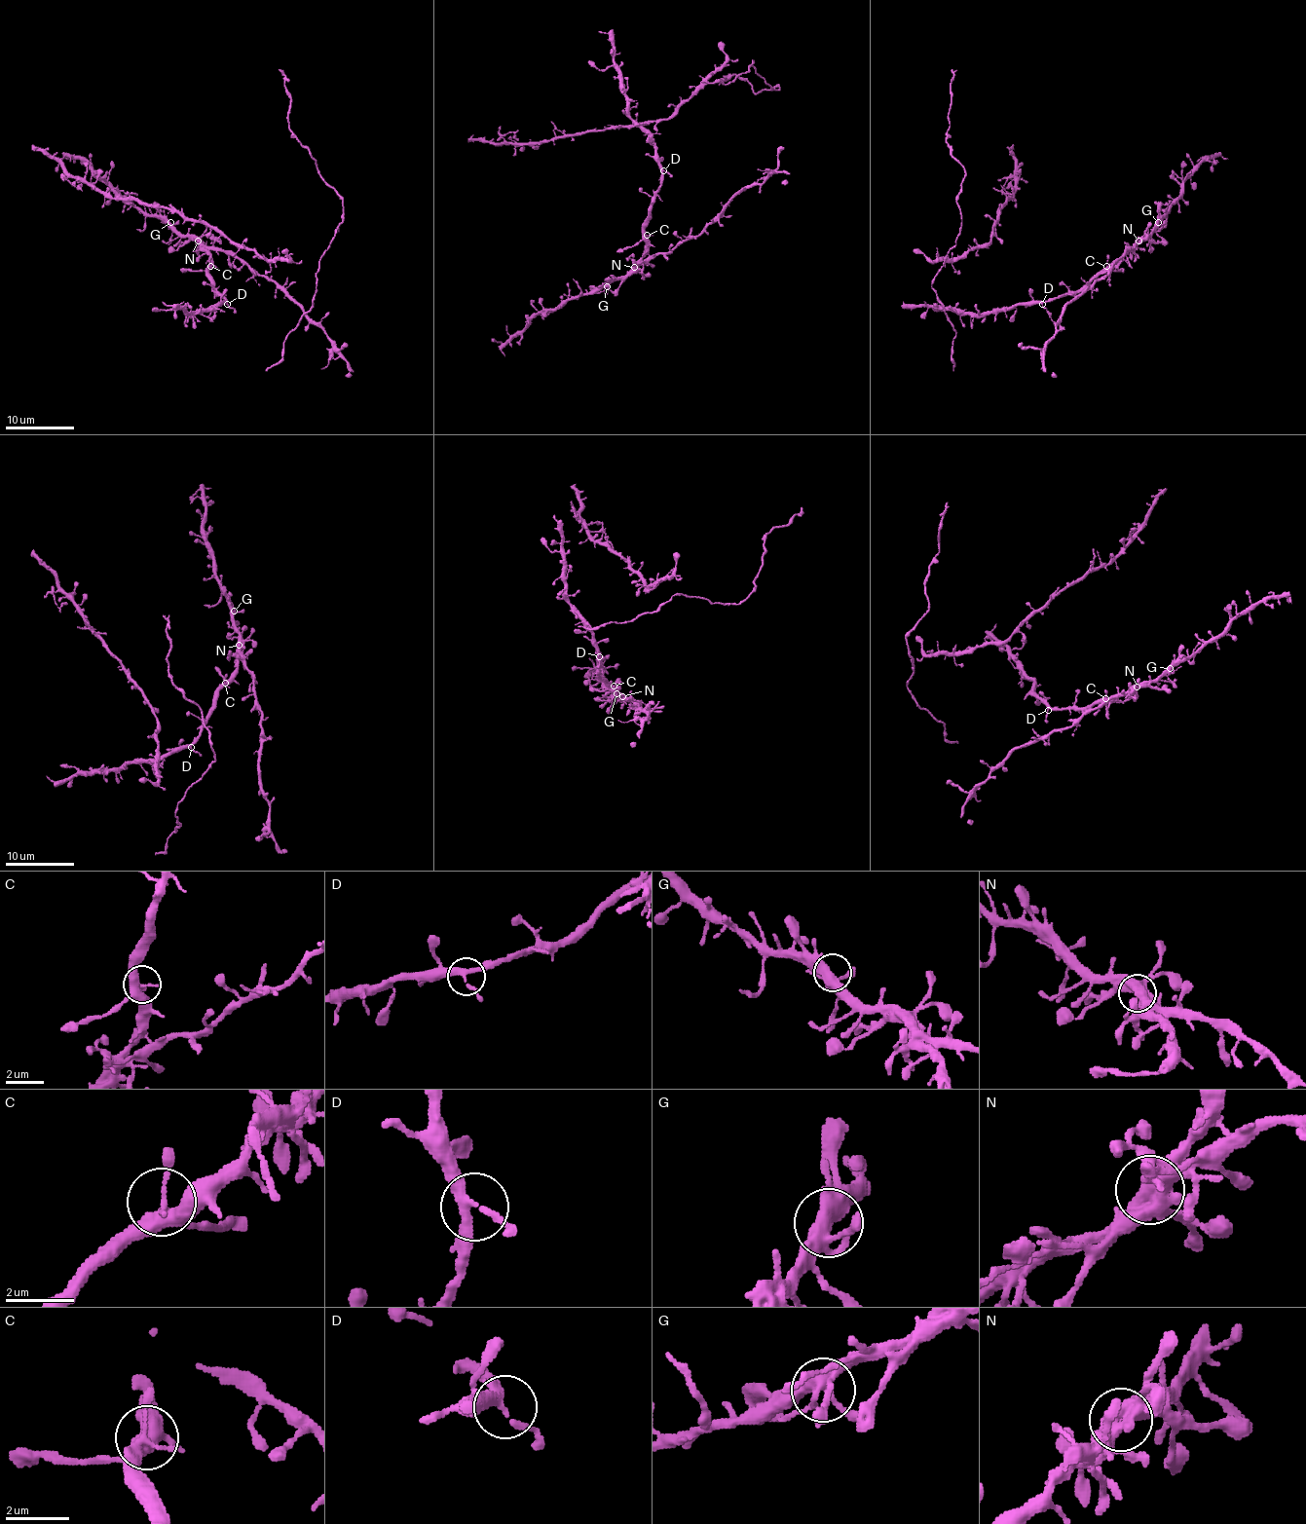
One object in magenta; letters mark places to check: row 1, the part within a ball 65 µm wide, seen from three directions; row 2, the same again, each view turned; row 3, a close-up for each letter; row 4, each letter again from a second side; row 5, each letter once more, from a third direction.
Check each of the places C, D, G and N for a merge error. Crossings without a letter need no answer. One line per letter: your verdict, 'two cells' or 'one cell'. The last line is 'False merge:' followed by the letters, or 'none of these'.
C: one cell
D: one cell
G: one cell
N: two cells
False merge: N

